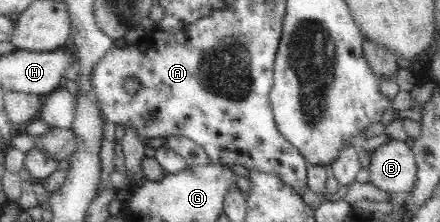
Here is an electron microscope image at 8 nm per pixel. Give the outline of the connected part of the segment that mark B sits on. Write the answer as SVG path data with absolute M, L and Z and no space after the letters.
M390 139L371 152L368 180L384 193L410 193L417 177L415 154L406 141Z

